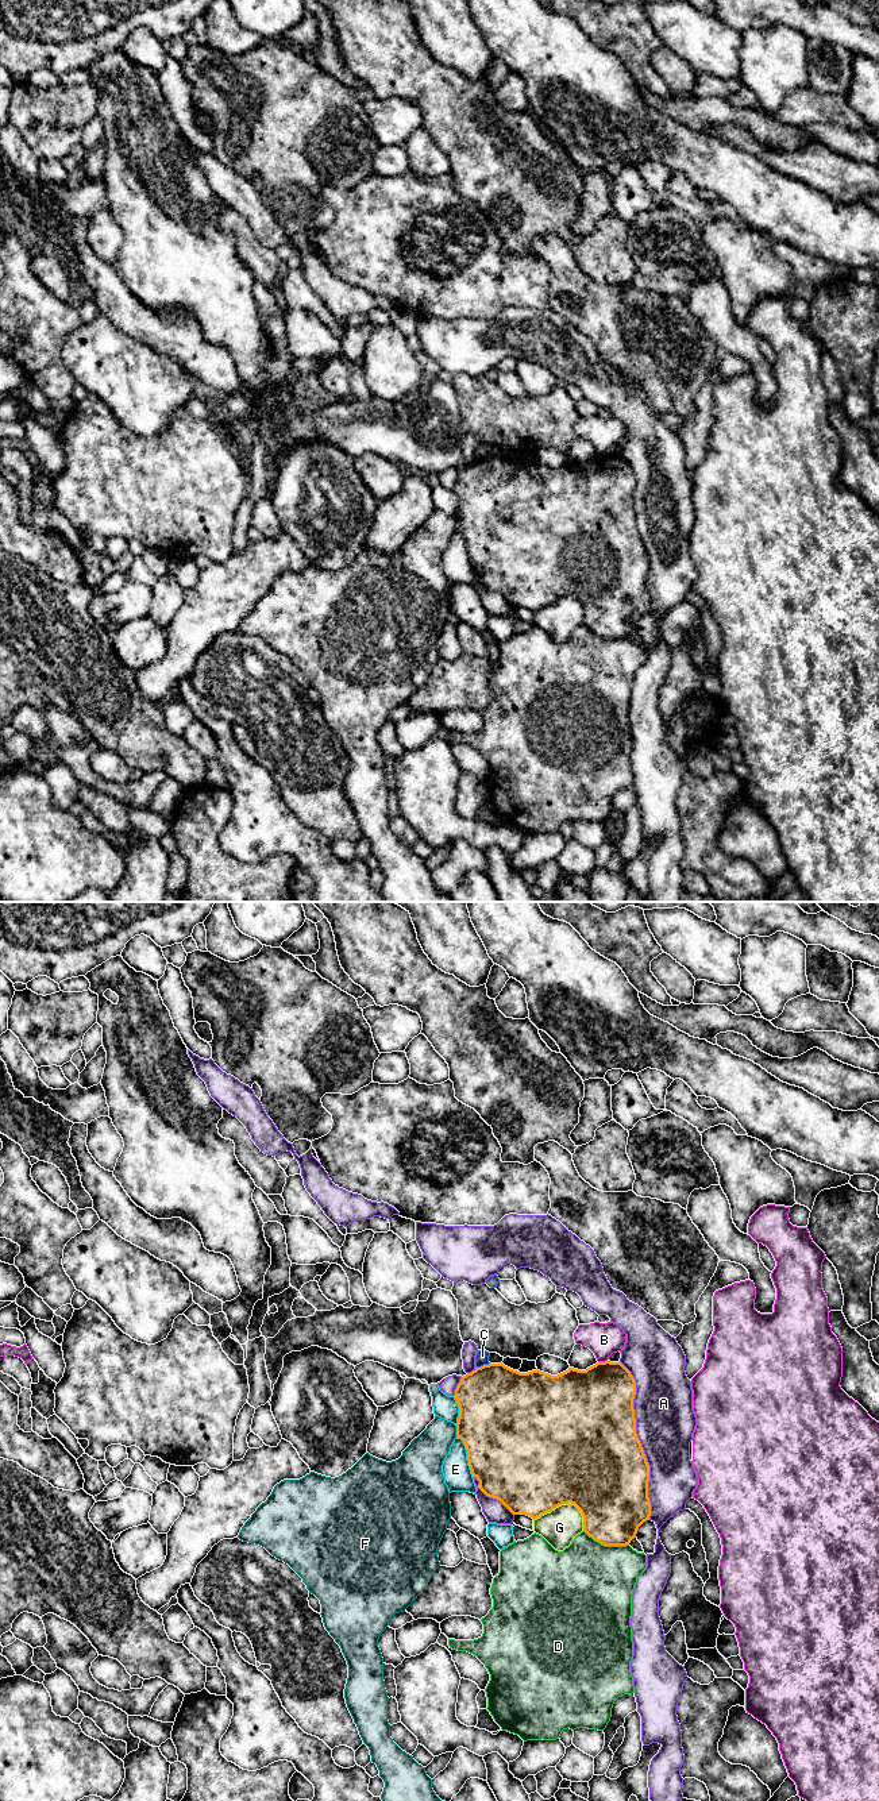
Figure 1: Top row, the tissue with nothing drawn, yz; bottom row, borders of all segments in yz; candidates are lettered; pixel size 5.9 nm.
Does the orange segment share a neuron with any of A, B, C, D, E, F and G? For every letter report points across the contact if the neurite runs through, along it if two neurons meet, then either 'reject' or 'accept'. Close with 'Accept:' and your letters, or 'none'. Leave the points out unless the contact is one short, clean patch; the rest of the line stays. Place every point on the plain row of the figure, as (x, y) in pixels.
A: reject
B: reject
C: along yz (489, 455), (475, 461) | reject
D: reject
E: reject
F: reject
G: reject
Accept: none

